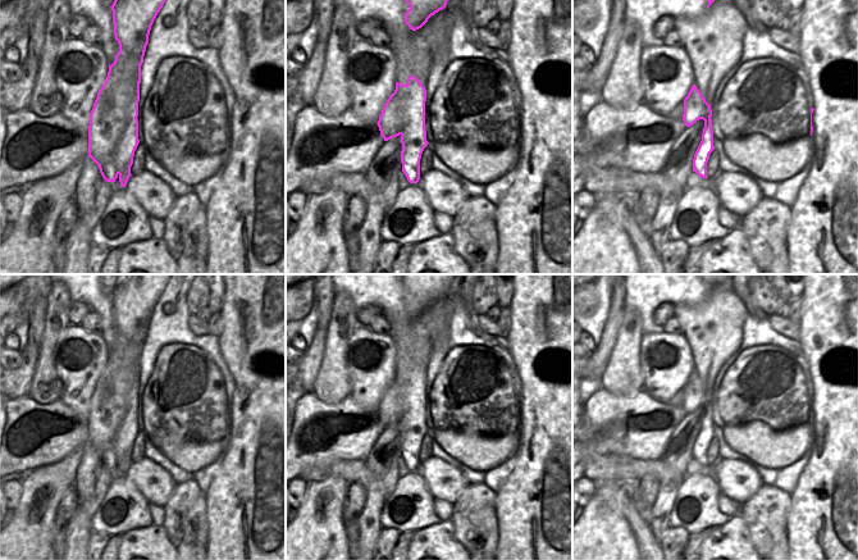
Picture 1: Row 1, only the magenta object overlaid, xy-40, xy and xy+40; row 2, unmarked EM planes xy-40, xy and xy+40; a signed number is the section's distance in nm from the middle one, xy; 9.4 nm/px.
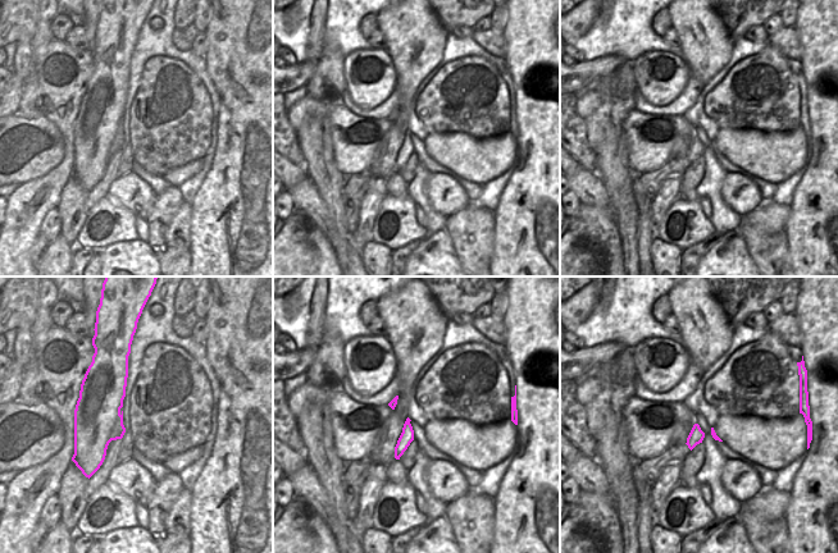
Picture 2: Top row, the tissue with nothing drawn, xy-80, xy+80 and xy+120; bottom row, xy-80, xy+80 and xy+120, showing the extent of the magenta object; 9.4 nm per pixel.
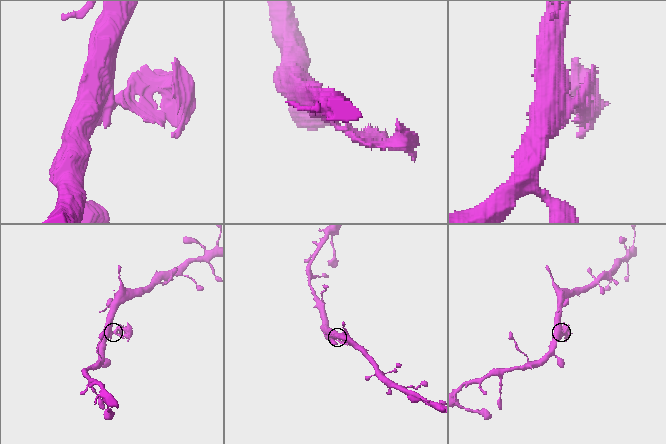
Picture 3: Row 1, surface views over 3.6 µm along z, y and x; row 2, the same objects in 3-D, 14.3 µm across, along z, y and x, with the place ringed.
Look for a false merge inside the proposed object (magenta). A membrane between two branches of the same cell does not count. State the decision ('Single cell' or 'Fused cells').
Fused cells

